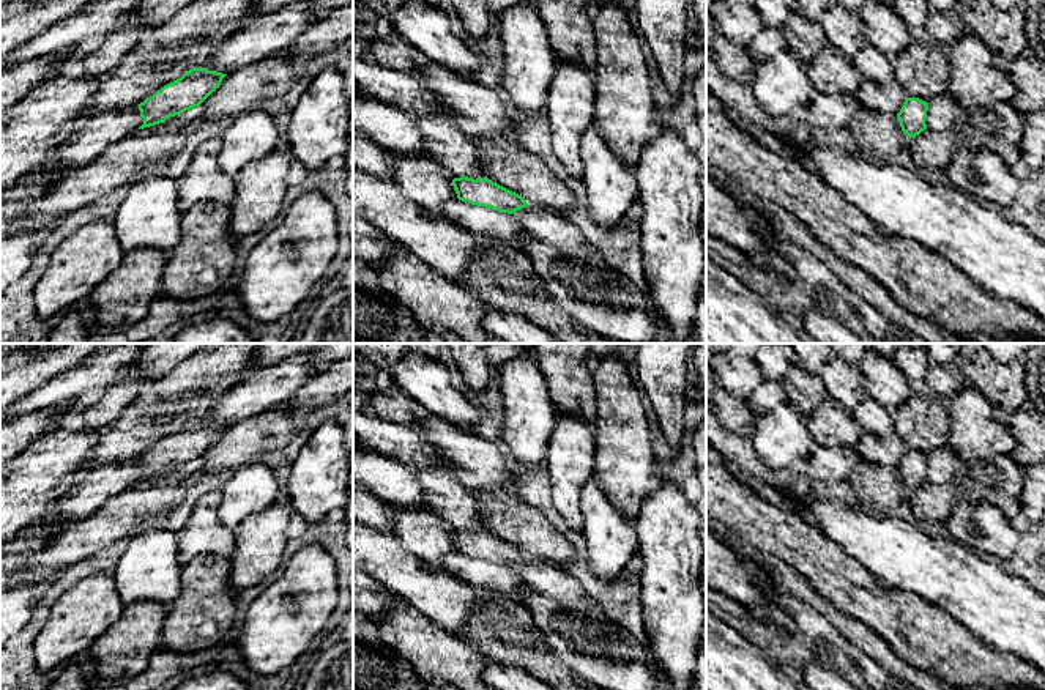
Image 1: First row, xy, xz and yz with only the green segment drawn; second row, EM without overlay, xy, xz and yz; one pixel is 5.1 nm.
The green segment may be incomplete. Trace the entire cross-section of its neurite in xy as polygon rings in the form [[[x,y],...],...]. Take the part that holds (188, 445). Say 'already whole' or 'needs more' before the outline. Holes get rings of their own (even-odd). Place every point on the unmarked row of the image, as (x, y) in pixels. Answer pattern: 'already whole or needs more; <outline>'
already whole; [[[192,421],[180,432],[164,438],[137,460],[143,477],[139,482],[164,476],[167,471],[199,460],[222,435],[227,427]]]

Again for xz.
already whole; [[[468,529],[454,531],[452,539],[459,553],[476,559],[485,559],[508,567],[528,559],[522,548],[493,536],[487,529],[476,532]]]

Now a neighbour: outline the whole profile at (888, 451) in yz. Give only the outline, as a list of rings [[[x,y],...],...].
[[[862,432],[854,449],[861,460],[887,468],[897,468],[906,452],[905,443],[894,432],[886,436]]]

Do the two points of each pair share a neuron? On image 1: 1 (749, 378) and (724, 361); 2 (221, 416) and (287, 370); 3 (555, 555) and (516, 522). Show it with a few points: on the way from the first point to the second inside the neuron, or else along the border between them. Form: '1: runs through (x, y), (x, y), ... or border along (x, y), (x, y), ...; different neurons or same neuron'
1: runs through (743, 377), (730, 364); same neuron
2: runs through (237, 404), (271, 386); same neuron
3: runs through (546, 545), (525, 526); same neuron

